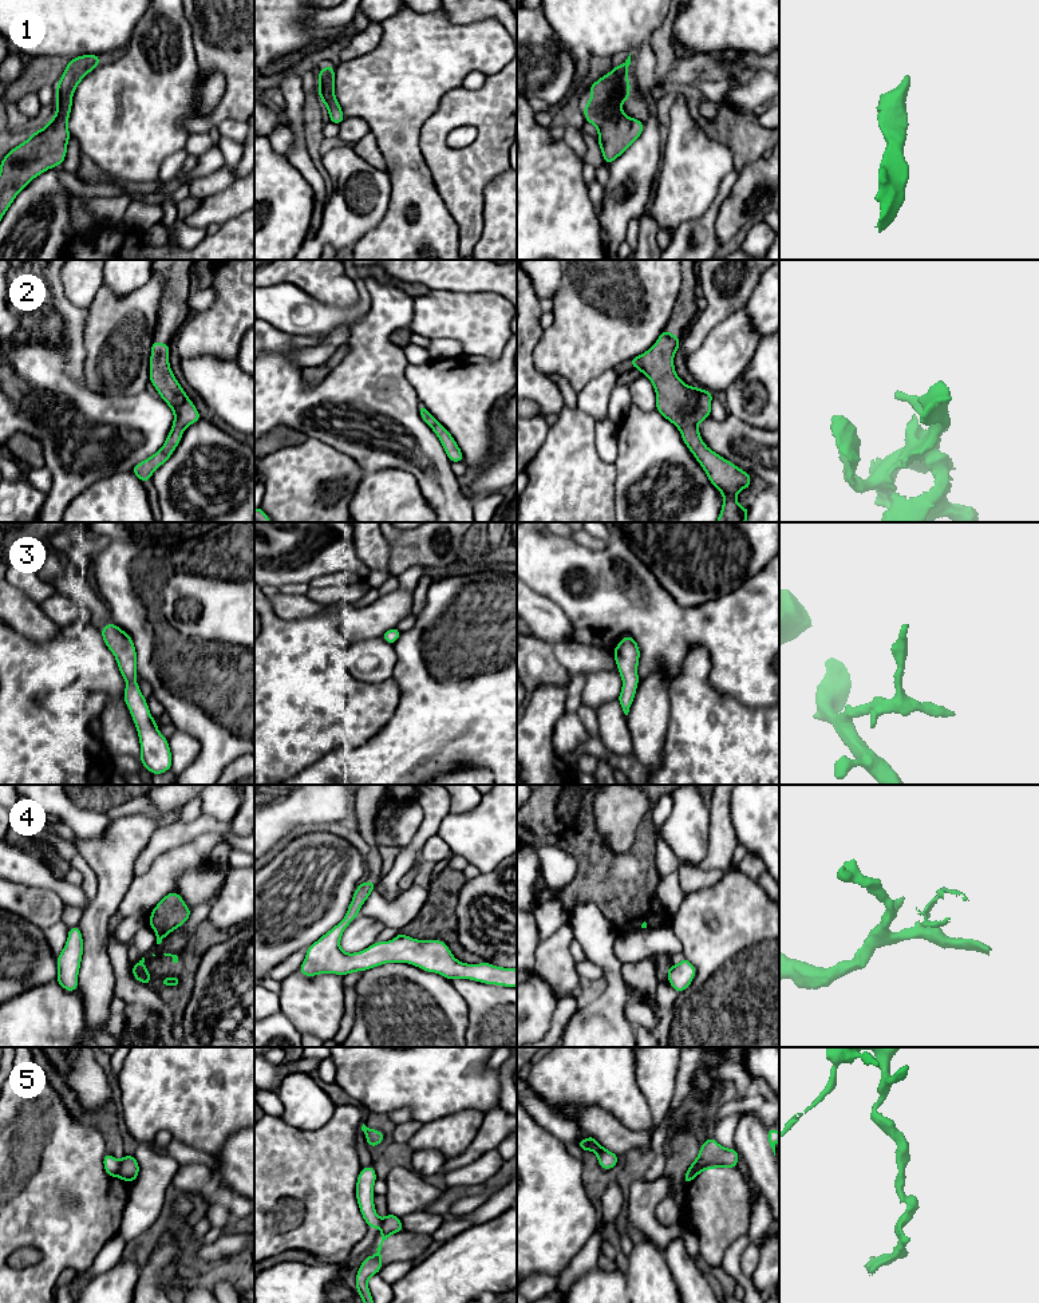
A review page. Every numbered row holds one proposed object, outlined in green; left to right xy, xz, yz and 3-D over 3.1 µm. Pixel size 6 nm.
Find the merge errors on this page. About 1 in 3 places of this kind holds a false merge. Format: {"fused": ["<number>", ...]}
{"fused": ["4", "5"]}

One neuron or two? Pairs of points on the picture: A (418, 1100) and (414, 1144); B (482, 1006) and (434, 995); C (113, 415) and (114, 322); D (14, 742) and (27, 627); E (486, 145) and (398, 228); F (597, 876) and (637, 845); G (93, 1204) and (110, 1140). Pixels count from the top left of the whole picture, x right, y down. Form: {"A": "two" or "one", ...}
{"A": "two", "B": "two", "C": "two", "D": "two", "E": "two", "F": "one", "G": "two"}

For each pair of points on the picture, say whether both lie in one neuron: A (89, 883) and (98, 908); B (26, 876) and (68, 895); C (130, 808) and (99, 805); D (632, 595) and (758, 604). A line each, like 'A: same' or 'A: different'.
A: different
B: same
C: different
D: same

